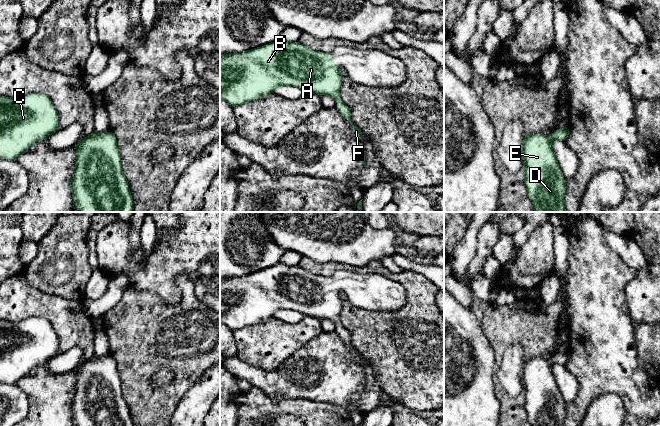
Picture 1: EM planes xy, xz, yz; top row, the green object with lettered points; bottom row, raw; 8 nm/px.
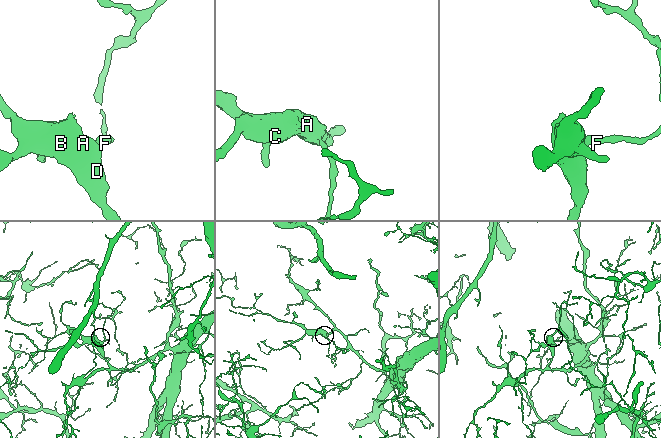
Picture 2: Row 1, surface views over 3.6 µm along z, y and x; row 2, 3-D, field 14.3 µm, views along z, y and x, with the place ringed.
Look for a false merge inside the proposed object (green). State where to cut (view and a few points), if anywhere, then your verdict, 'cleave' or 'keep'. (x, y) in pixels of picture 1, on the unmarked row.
no cut | keep

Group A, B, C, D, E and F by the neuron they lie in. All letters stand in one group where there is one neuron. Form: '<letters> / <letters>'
A B C D E F

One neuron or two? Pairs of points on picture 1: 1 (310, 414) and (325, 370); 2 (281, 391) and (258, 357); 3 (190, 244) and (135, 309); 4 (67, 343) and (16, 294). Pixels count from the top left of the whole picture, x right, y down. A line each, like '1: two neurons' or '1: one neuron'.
1: two neurons
2: two neurons
3: two neurons
4: one neuron

